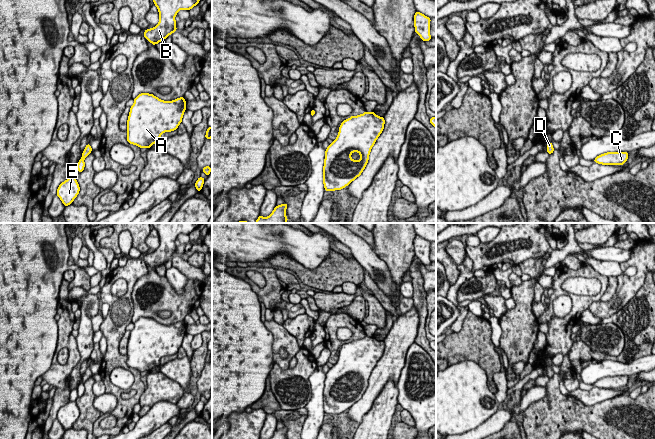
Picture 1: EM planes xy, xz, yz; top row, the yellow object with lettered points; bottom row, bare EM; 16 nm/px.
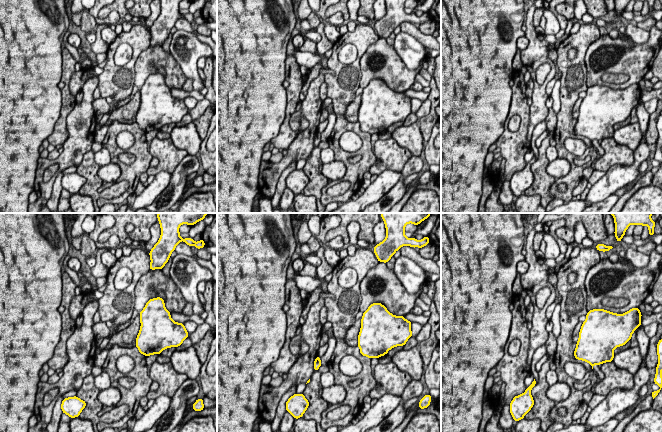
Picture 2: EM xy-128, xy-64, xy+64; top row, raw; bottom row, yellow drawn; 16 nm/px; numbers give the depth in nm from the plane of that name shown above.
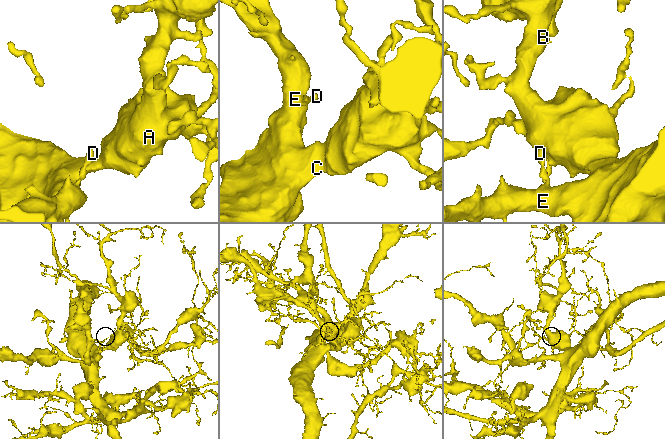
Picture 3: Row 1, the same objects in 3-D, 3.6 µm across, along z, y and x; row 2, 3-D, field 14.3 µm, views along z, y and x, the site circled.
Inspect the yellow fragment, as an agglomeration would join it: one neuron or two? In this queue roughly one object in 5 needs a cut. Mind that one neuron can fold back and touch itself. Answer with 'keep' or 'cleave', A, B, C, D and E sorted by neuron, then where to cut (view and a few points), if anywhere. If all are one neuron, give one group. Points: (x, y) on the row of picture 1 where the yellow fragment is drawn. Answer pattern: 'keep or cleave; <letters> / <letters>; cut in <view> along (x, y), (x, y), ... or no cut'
keep; A B C D E; no cut

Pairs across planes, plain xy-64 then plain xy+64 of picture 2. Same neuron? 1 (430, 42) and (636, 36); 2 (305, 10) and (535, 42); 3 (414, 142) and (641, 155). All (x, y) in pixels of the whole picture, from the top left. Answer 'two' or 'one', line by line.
1: one
2: one
3: two

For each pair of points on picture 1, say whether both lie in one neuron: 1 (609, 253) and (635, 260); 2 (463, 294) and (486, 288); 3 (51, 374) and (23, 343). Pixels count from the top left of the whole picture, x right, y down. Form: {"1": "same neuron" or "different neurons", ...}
{"1": "different neurons", "2": "same neuron", "3": "different neurons"}

